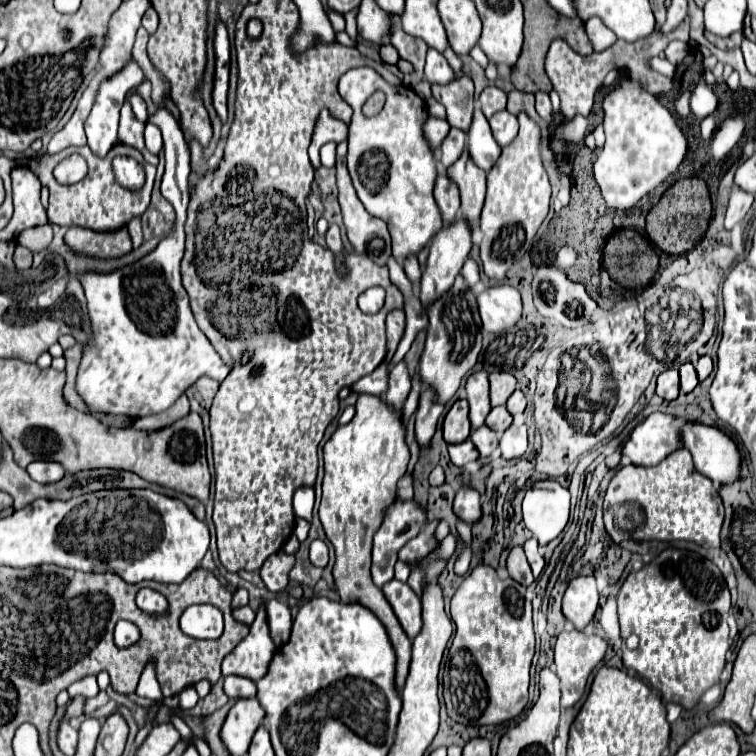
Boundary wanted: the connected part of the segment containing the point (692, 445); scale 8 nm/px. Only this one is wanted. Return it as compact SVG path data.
M692 421L680 431L680 445L694 457L694 467L722 485L738 479L740 453L736 443L716 427Z

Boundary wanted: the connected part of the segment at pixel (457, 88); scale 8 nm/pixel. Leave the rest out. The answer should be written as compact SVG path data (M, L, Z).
M470 75L456 77L452 83L432 85L432 97L446 107L448 123L462 131L470 129L474 113L474 83Z

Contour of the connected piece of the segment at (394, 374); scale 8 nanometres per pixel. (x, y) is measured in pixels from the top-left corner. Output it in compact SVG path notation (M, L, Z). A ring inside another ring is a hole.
M400 361L392 371L390 371L390 381L388 381L388 393L386 393L386 401L400 409L406 401L410 393L410 373L408 373L408 365L406 361Z

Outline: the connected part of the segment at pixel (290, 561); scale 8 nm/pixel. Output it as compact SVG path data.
M278 551L278 553L270 555L270 559L262 565L260 577L272 593L286 591L288 595L300 599L302 597L302 587L300 585L290 585L290 581L288 581L288 573L290 573L292 565L294 565L294 557L286 555L284 551Z

